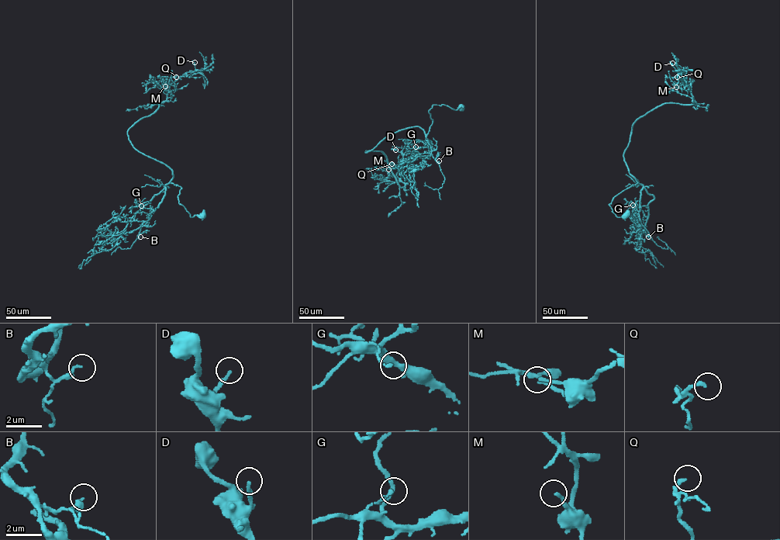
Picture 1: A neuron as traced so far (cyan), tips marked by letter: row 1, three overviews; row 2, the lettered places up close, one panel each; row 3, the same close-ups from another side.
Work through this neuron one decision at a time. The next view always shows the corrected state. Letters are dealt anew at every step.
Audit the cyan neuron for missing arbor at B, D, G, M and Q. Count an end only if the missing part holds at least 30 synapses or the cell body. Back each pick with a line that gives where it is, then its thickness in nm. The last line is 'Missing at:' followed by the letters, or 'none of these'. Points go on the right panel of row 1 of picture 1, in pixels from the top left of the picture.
Missing at: none of these

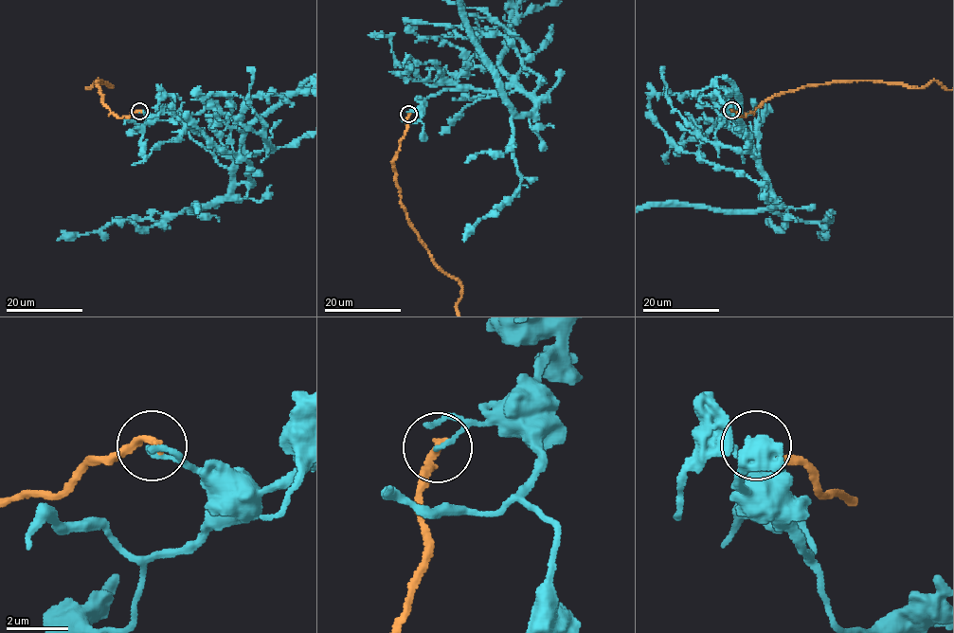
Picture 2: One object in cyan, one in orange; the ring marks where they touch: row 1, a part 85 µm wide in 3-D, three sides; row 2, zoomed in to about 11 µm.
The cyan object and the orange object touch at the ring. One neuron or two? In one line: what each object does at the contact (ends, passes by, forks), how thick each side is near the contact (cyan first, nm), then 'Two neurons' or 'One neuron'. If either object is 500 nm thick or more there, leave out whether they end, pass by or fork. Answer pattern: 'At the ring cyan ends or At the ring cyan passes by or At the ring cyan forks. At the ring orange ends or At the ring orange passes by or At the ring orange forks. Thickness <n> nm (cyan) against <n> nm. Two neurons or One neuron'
At the ring cyan ends. At the ring orange ends. Thickness 140 nm (cyan) against 240 nm. Two neurons

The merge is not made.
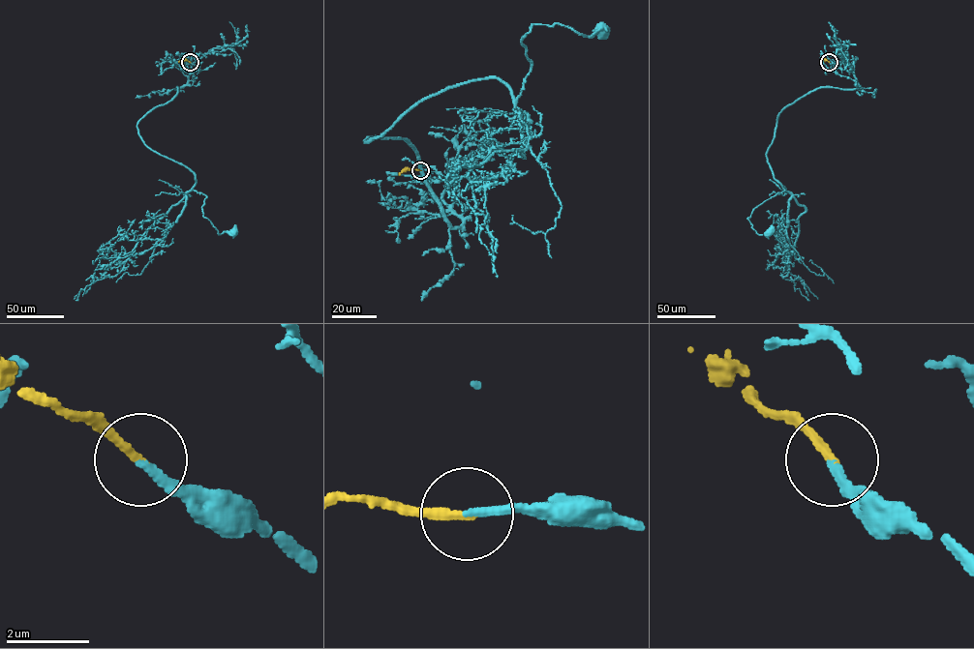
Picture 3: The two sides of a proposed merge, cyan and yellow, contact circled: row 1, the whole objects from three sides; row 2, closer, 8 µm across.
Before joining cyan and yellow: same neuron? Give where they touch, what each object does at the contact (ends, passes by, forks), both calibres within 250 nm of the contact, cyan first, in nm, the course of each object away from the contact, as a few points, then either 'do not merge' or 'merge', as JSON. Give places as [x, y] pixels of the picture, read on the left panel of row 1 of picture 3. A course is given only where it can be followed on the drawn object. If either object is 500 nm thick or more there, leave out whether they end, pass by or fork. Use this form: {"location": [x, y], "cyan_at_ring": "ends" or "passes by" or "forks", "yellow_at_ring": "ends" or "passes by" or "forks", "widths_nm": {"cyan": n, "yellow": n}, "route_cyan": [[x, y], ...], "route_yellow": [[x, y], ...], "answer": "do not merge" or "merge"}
{"location": [190, 62], "cyan_at_ring": "ends", "yellow_at_ring": "ends", "widths_nm": {"cyan": 200, "yellow": 200}, "route_cyan": [[191, 62], [199, 71], [149, 111], [137, 133], [192, 172], [218, 233], [233, 230]], "route_yellow": [[191, 62], [178, 62]], "answer": "merge"}

